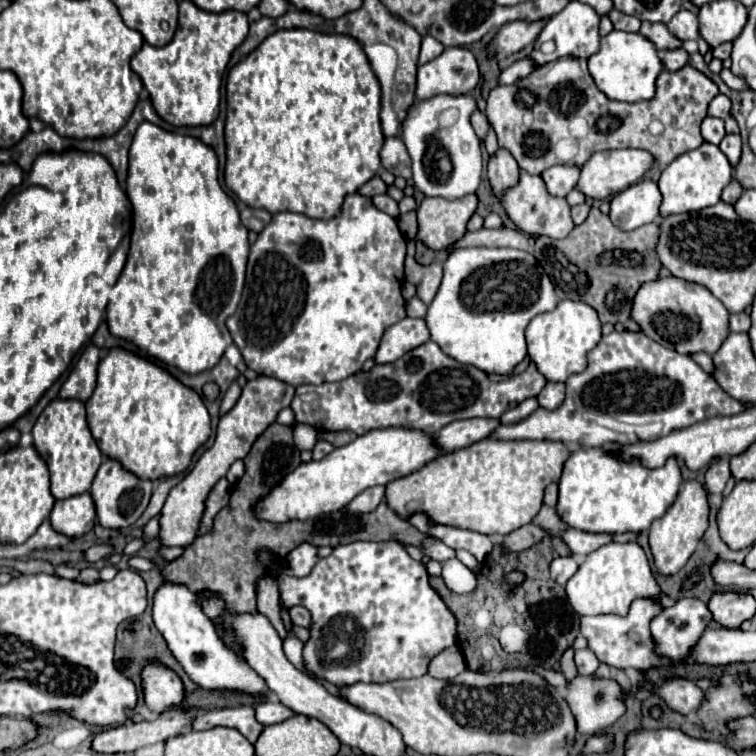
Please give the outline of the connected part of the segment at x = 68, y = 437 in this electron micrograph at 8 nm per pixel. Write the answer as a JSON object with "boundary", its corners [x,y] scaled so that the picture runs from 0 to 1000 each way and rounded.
{"boundary":[[[82,526],[69,529],[50,550],[42,566],[42,577],[45,577],[48,595],[53,598],[53,603],[61,608],[66,619],[66,635],[69,635],[66,646],[74,661],[103,656],[122,643],[122,635],[135,614],[135,598],[124,577],[119,574],[111,532],[82,529]]]}

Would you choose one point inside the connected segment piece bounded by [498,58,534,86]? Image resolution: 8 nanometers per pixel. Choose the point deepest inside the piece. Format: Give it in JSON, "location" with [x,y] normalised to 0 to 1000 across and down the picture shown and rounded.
{"location":[692,89]}

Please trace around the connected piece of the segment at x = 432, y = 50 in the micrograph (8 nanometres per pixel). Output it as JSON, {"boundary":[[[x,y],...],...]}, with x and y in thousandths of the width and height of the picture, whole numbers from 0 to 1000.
{"boundary":[[[561,48],[561,50],[558,50],[558,66],[556,66],[556,85],[563,85],[563,82],[569,82],[571,77],[582,74],[585,66],[587,66],[587,61],[585,61],[577,50]]]}

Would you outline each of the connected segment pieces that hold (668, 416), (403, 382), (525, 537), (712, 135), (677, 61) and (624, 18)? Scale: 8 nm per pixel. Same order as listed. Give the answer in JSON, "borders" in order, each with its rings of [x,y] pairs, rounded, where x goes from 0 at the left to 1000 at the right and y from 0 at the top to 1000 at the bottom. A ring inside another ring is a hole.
{"borders":[[[[810,439],[804,444],[796,444],[796,450],[788,455],[788,460],[778,468],[778,484],[775,489],[757,495],[749,503],[749,529],[735,540],[735,542],[722,542],[712,540],[706,542],[698,553],[683,558],[683,561],[661,561],[648,577],[659,582],[741,582],[741,585],[759,585],[772,593],[780,590],[802,590],[802,587],[820,587],[820,590],[833,590],[847,585],[841,574],[823,574],[812,571],[802,563],[794,563],[786,550],[778,550],[780,542],[794,542],[815,553],[817,558],[831,558],[831,561],[857,561],[857,558],[876,558],[876,574],[881,577],[889,569],[910,566],[921,558],[929,558],[934,553],[944,550],[968,550],[984,545],[984,534],[979,529],[966,526],[950,508],[947,503],[934,495],[913,471],[897,468],[892,463],[876,460],[873,455],[865,455],[865,450],[849,444],[849,439]]],[[[571,450],[563,455],[542,463],[532,474],[526,474],[519,481],[497,481],[487,492],[471,492],[458,503],[450,505],[431,505],[426,511],[413,511],[402,508],[392,513],[392,524],[384,534],[389,545],[389,561],[407,561],[415,563],[418,569],[429,571],[450,571],[450,569],[463,569],[474,577],[500,569],[500,566],[545,566],[545,569],[558,569],[561,574],[574,577],[585,563],[601,558],[601,556],[616,556],[616,553],[661,553],[661,548],[677,534],[677,532],[693,532],[698,526],[712,524],[712,519],[720,513],[722,500],[712,492],[709,481],[701,479],[693,492],[683,495],[680,500],[664,503],[664,505],[651,505],[643,492],[608,481],[601,474],[590,471],[582,458]]],[[[696,693],[696,696],[675,704],[672,709],[661,709],[659,717],[664,717],[667,725],[672,725],[677,730],[690,730],[690,728],[698,728],[706,720],[712,720],[720,709],[722,709],[722,701],[717,696]]],[[[934,153],[929,161],[929,183],[939,190],[952,190],[952,185],[958,183],[960,172],[958,172],[958,159],[955,156],[942,156]]],[[[894,63],[894,66],[881,66],[876,71],[876,85],[881,93],[886,95],[894,95],[899,93],[902,87],[910,85],[910,69],[905,63]]],[[[810,13],[804,19],[804,24],[810,26],[815,40],[825,40],[825,42],[844,42],[847,40],[847,26],[841,21],[831,21],[831,19],[823,19],[820,13]]]]}

